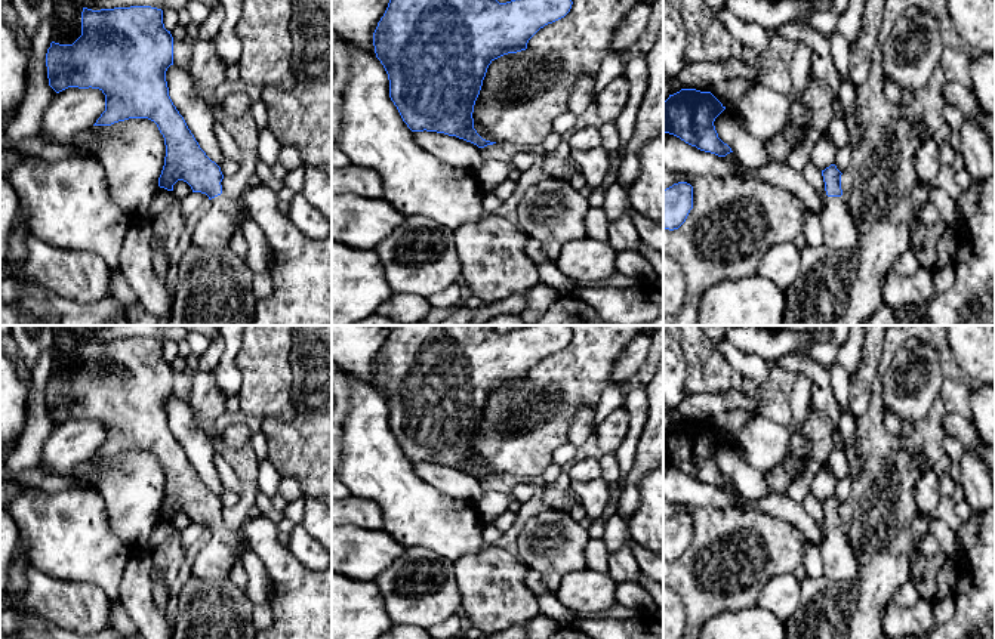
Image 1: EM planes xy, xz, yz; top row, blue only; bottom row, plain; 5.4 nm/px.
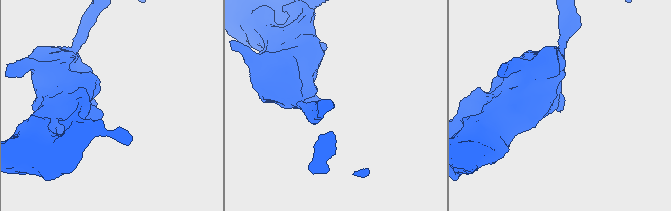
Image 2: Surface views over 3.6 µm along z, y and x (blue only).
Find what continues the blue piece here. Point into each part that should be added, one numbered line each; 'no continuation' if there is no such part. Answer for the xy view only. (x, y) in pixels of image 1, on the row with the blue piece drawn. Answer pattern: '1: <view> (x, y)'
1: xy (216, 225)

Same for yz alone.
1: yz (838, 228)

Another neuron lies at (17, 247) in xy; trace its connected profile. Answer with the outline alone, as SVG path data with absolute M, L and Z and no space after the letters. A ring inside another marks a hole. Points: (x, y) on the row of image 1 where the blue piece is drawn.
M18 209L12 231L9 234L6 262L21 262L24 259L28 237L28 225L24 220L21 209Z

